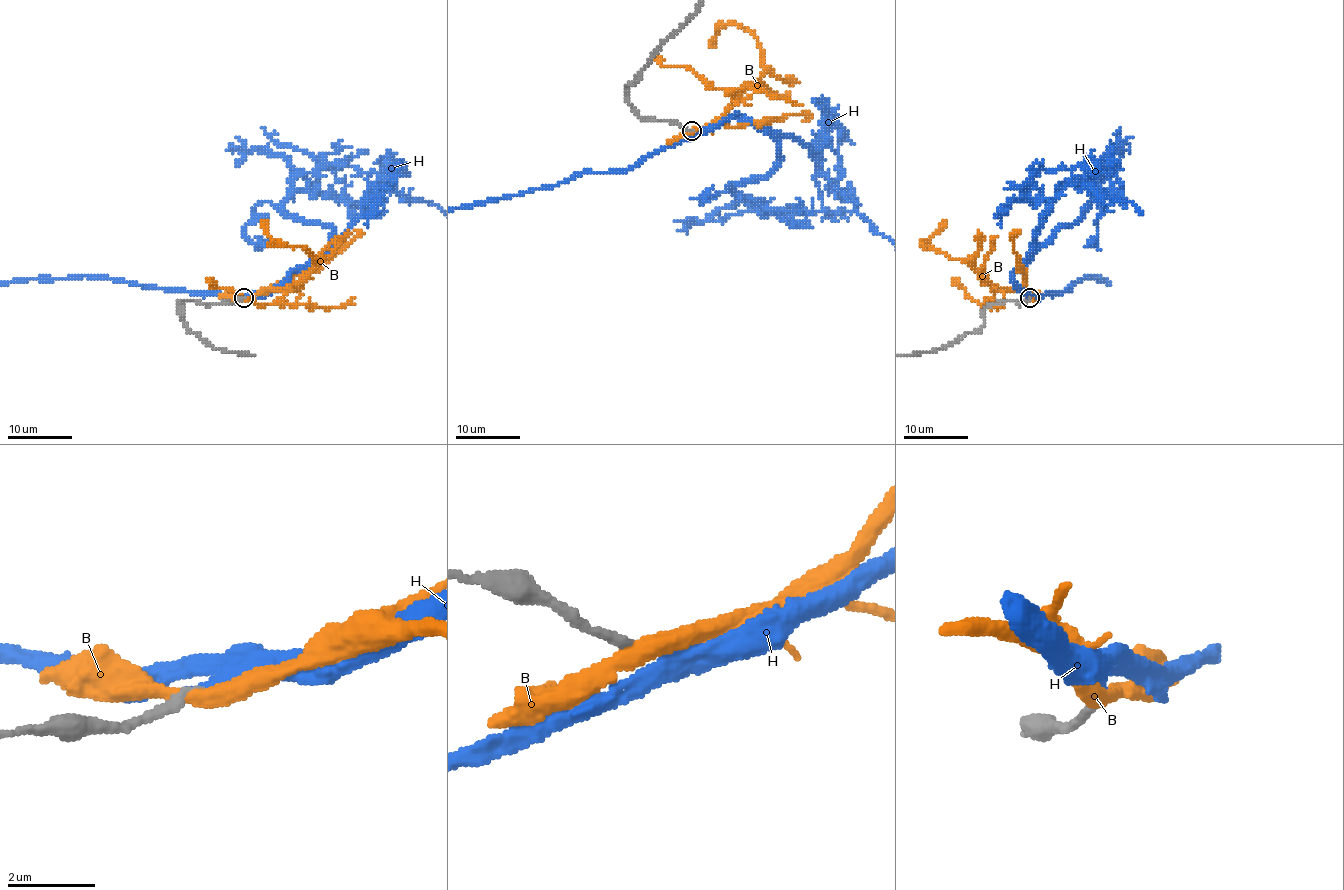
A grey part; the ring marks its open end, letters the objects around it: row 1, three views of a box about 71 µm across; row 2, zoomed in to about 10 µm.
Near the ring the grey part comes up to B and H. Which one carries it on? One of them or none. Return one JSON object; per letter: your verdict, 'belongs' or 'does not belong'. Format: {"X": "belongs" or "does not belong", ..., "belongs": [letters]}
{"B": "does not belong", "H": "belongs", "belongs": ["H"]}

